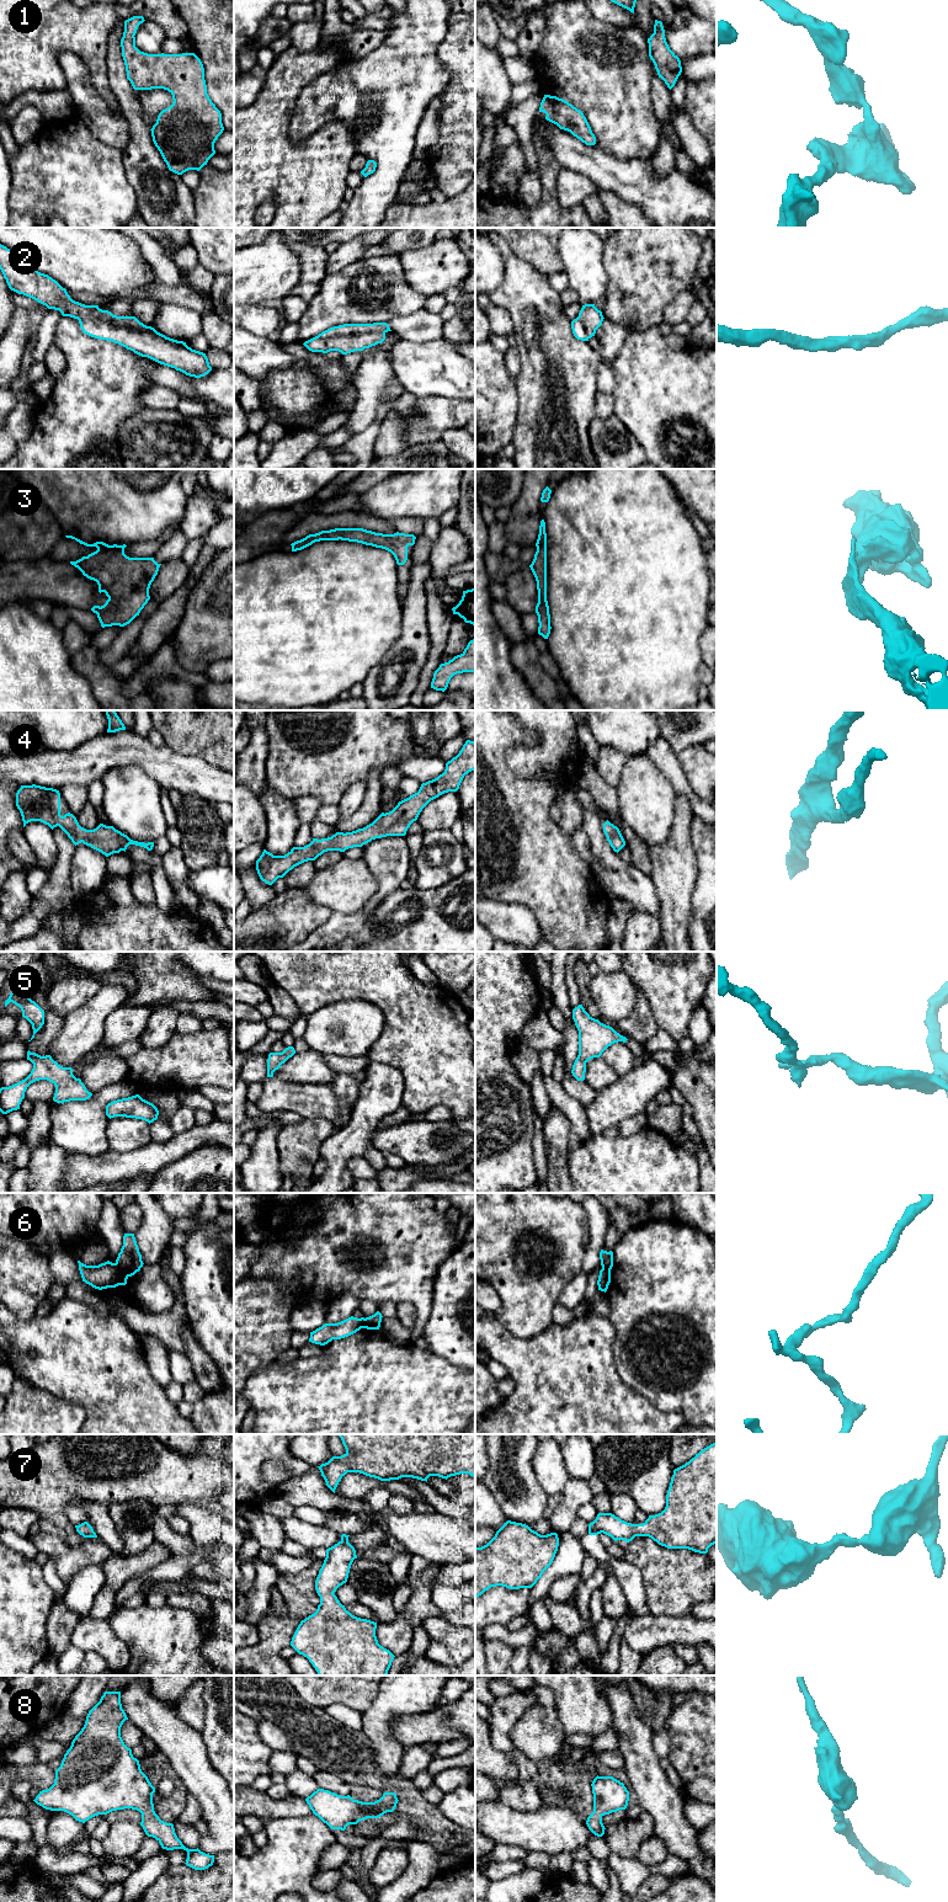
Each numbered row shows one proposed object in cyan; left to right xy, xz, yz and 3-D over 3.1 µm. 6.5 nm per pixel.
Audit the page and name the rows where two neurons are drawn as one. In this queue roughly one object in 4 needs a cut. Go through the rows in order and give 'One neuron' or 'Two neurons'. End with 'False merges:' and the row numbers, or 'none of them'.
1: One neuron
2: One neuron
3: One neuron
4: One neuron
5: One neuron
6: Two neurons
7: One neuron
8: One neuron
False merges: 6

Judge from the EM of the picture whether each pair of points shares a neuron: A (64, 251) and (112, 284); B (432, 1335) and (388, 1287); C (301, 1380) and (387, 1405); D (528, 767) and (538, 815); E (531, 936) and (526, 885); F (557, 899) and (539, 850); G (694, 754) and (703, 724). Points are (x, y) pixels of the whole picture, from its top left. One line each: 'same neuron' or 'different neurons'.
A: same neuron
B: different neurons
C: same neuron
D: different neurons
E: different neurons
F: same neuron
G: different neurons

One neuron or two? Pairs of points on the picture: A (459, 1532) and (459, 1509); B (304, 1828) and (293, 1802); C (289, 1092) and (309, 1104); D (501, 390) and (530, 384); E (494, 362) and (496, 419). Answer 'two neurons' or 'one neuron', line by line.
A: two neurons
B: two neurons
C: one neuron
D: two neurons
E: one neuron

